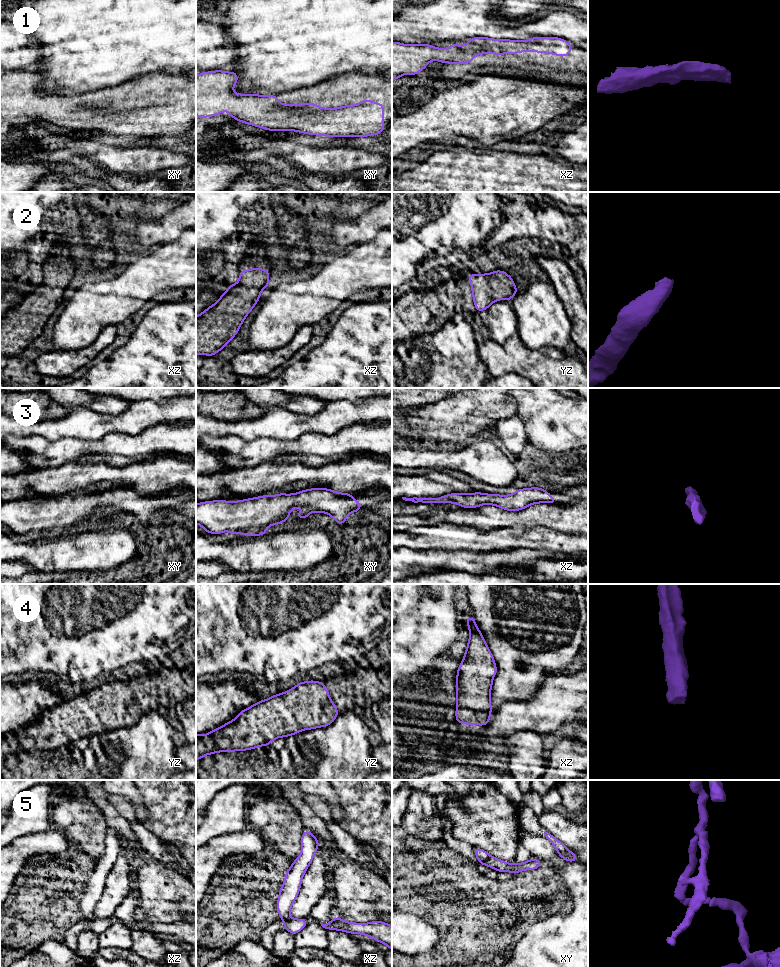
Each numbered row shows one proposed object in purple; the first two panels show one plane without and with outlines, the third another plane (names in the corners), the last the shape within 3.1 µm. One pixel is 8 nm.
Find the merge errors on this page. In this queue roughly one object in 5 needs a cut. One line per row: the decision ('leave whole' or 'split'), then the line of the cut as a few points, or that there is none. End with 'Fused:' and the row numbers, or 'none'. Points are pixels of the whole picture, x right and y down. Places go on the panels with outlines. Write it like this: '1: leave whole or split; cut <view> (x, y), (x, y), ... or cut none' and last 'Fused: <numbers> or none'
1: leave whole; cut none
2: leave whole; cut none
3: leave whole; cut none
4: leave whole; cut none
5: split; cut xy (490, 856), (479, 862)
Fused: 5

